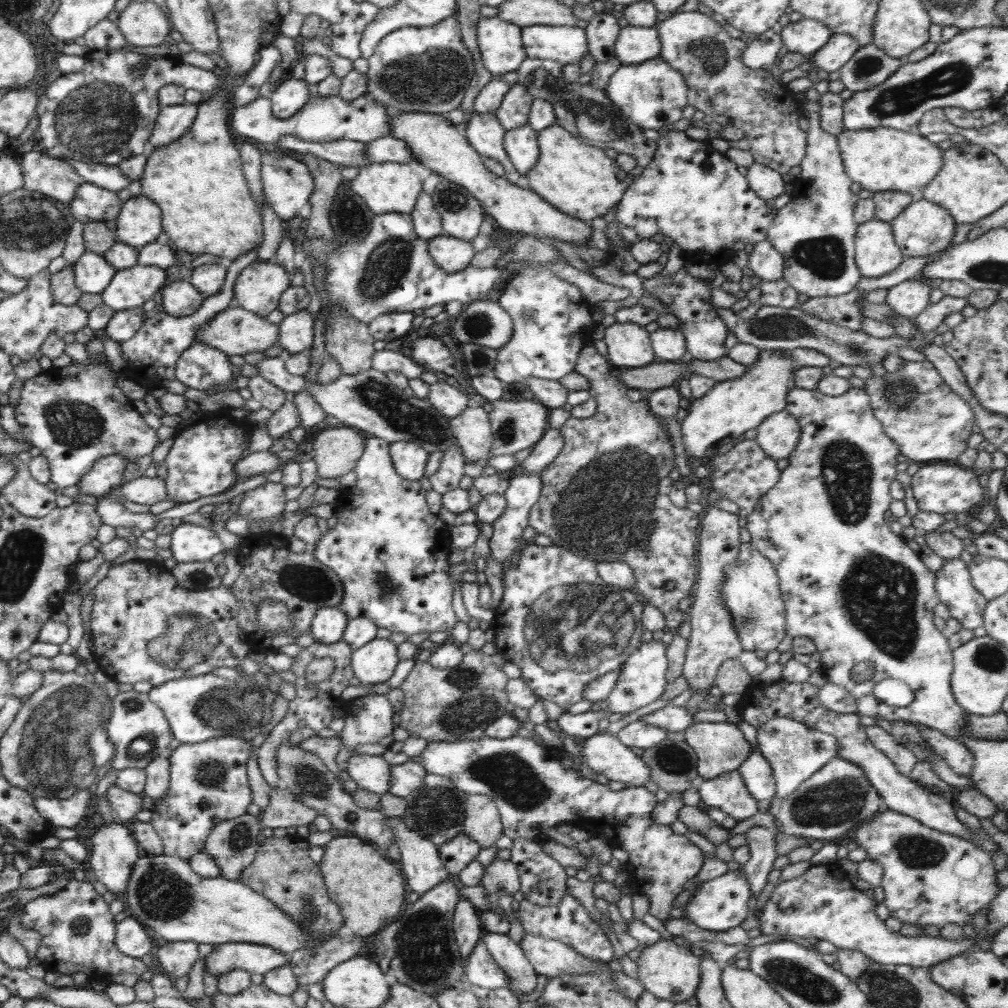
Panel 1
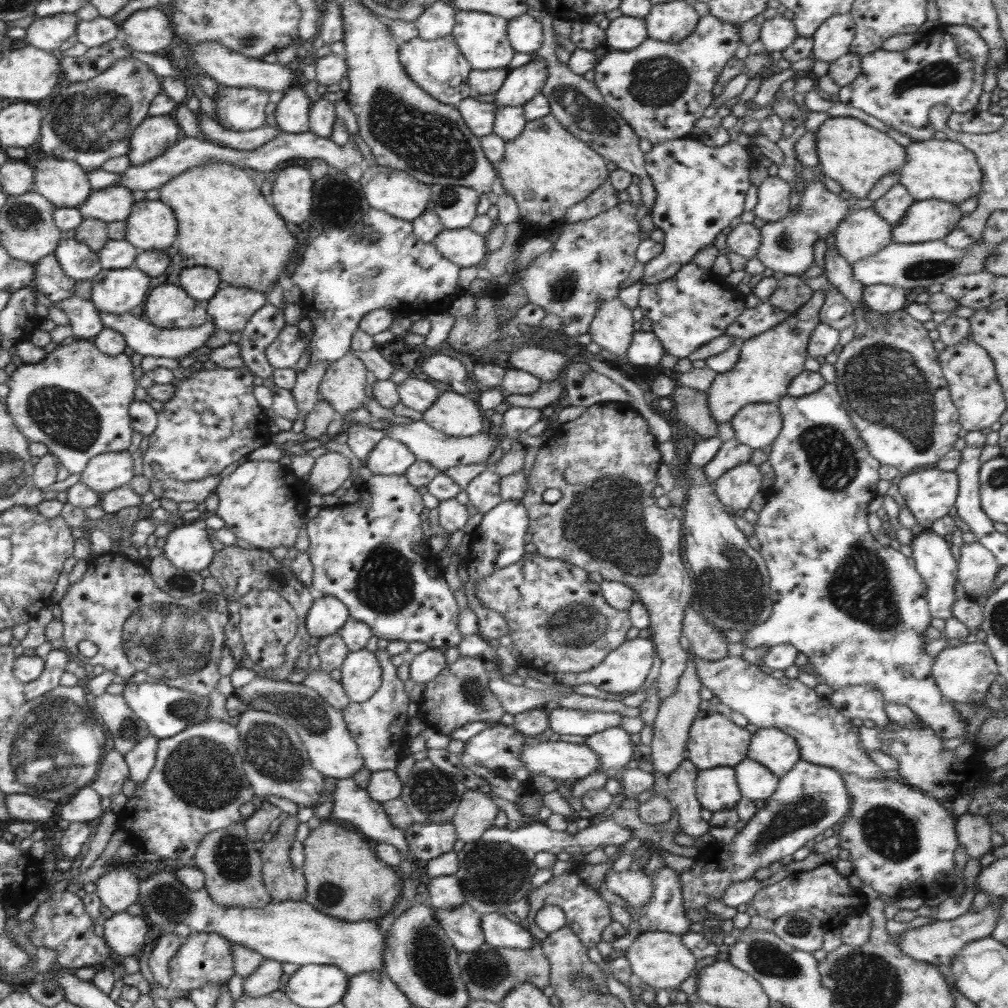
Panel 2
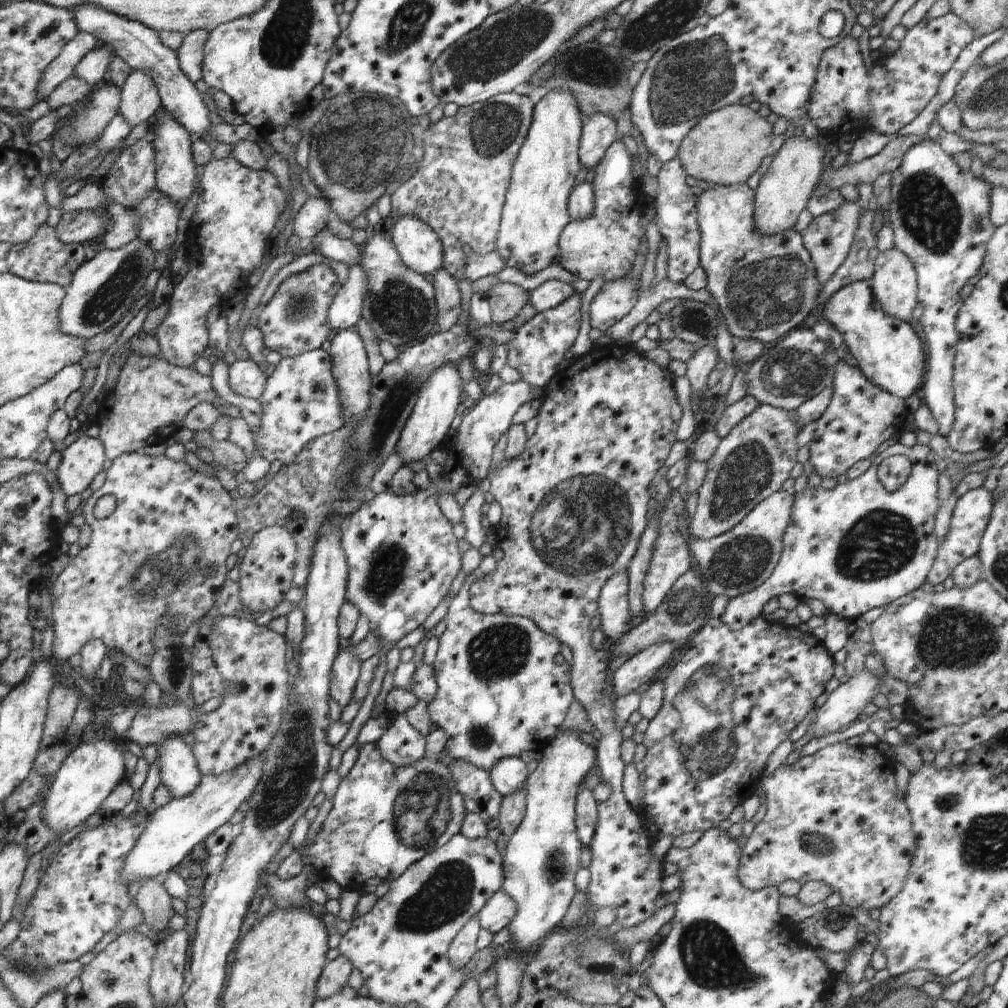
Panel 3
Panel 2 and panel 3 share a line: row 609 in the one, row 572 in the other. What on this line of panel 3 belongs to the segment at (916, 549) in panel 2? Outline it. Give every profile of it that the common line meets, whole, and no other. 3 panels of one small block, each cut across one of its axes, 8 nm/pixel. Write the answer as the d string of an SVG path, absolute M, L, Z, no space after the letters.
M984 485L968 491L958 499L950 519L948 534L944 536L944 542L937 546L934 566L926 578L926 583L936 586L944 582L960 562L978 554L982 534L989 524L992 509L993 494L986 490Z

